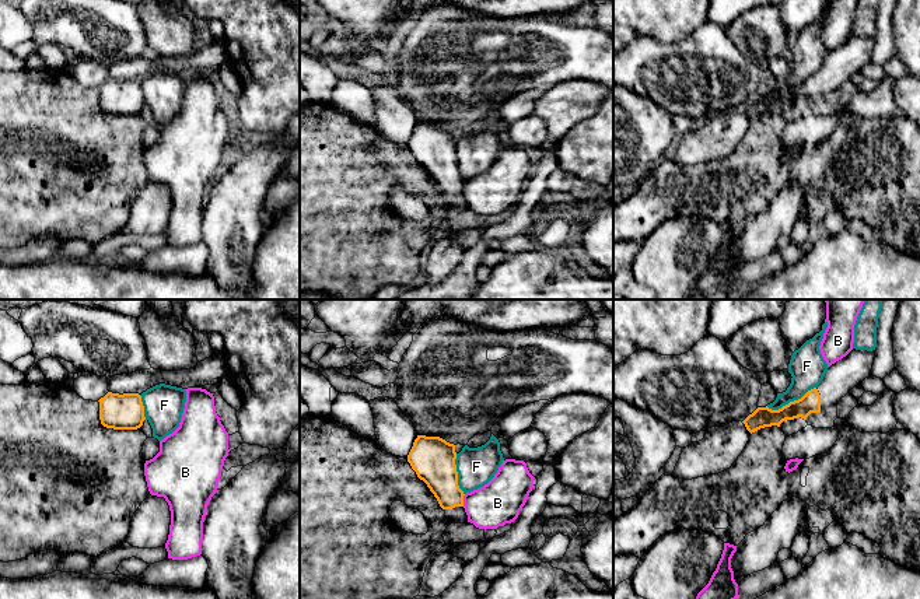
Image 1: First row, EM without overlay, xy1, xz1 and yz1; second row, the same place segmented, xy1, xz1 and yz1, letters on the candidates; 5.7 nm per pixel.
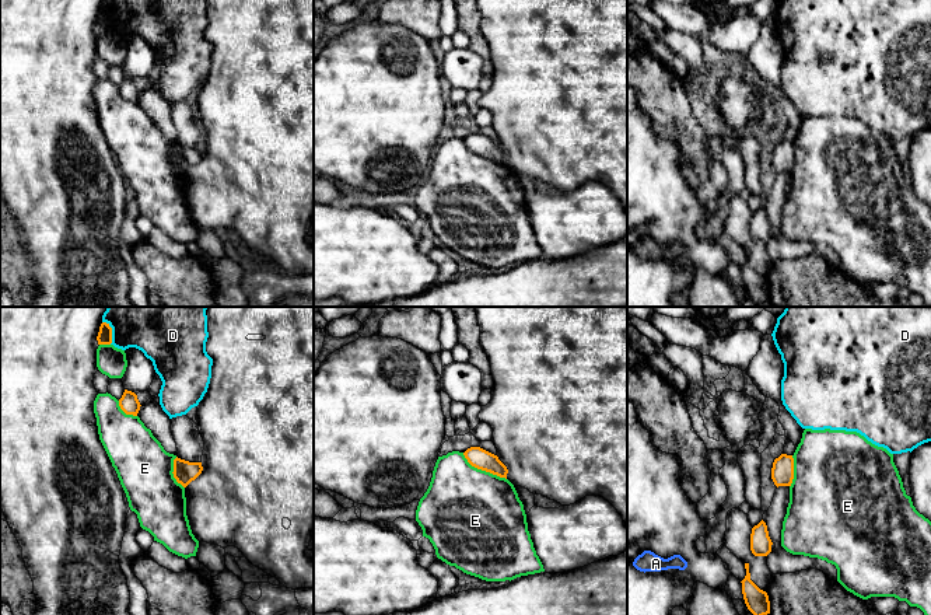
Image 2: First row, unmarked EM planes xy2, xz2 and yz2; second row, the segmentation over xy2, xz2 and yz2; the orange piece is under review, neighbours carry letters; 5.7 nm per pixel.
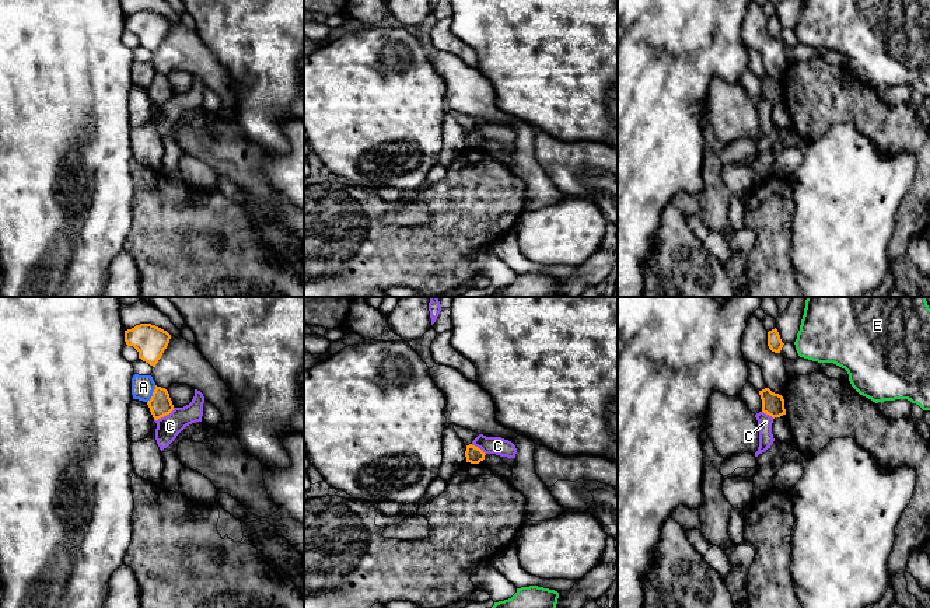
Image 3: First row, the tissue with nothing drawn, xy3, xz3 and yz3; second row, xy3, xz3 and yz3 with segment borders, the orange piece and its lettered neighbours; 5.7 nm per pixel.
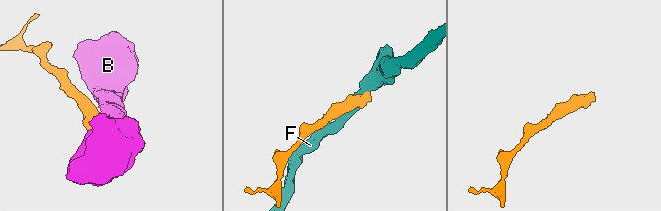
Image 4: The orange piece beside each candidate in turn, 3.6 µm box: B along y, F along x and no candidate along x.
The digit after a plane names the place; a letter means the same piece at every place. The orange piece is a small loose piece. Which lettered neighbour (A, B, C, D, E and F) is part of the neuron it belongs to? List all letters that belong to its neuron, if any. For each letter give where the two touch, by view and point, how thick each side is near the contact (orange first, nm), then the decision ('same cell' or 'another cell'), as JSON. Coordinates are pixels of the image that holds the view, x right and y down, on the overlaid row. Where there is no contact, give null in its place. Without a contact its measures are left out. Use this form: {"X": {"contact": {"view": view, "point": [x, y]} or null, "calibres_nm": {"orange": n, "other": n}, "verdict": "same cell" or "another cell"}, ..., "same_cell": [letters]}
{"A": {"contact": {"view": "xy3", "point": [153, 394]}, "calibres_nm": {"orange": 130, "other": 130}, "verdict": "another cell"}, "B": {"contact": {"view": "xz1", "point": [462, 500]}, "calibres_nm": {"orange": 220, "other": 260}, "verdict": "another cell"}, "C": {"contact": {"view": "xy3", "point": [164, 415]}, "calibres_nm": {"orange": 130, "other": 140}, "verdict": "another cell"}, "D": {"contact": {"view": "xy2", "point": [111, 332]}, "calibres_nm": {"orange": 80, "other": 460}, "verdict": "another cell"}, "E": {"contact": {"view": "xz2", "point": [483, 470]}, "calibres_nm": {"orange": 120, "other": 500}, "verdict": "another cell"}, "F": {"contact": {"view": "yz1", "point": [790, 402]}, "calibres_nm": {"orange": 120, "other": 200}, "verdict": "another cell"}, "same_cell": []}

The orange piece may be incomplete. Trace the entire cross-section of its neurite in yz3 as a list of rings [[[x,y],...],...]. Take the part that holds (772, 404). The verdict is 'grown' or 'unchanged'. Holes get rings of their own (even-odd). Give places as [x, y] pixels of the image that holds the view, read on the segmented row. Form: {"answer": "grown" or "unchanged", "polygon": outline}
{"answer": "unchanged", "polygon": [[[769,388],[759,391],[762,399],[762,412],[775,417],[786,415],[784,399],[782,395],[772,392]]]}

